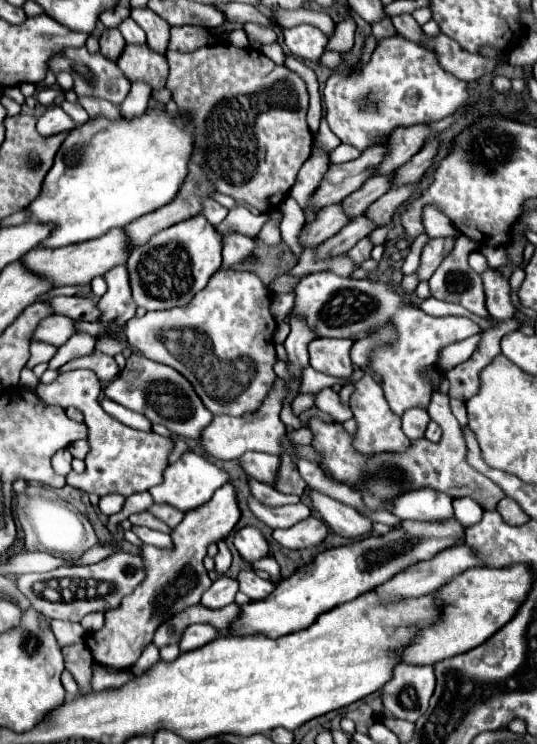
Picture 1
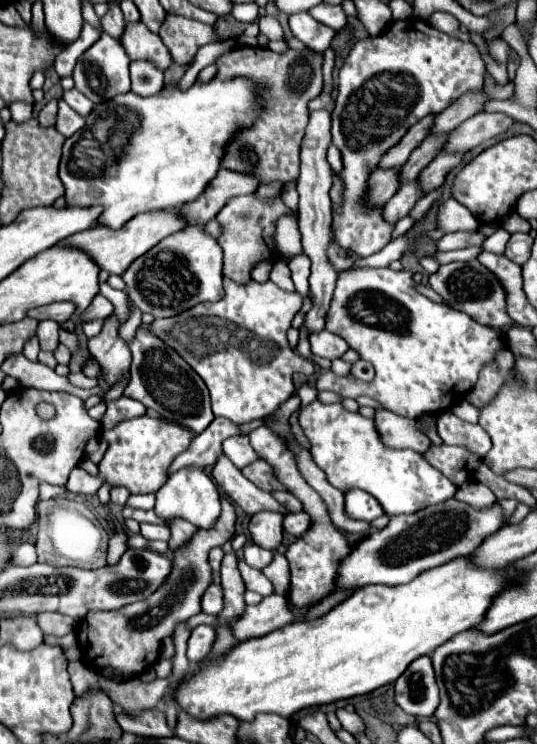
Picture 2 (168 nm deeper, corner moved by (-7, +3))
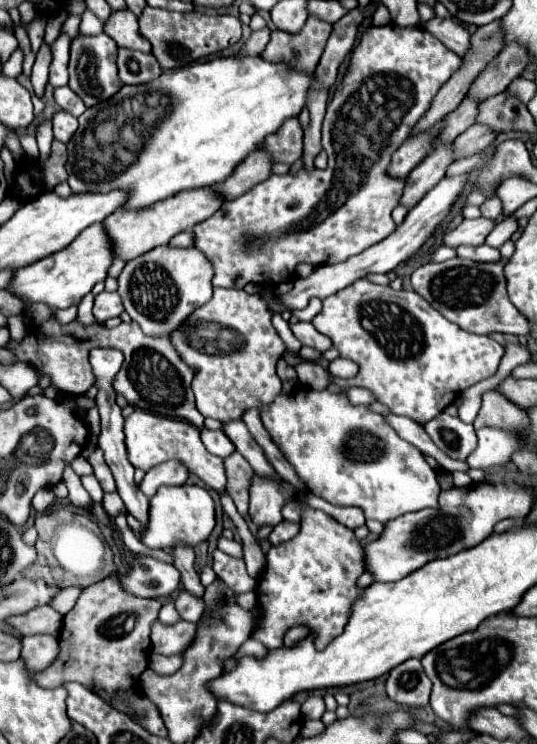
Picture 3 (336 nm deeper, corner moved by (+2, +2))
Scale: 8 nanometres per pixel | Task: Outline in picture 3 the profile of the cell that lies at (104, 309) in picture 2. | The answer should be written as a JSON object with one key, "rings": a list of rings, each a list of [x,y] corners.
{"rings":[[[101,292],[95,296],[95,306],[93,306],[93,316],[97,322],[105,322],[113,316],[119,316],[123,312],[123,304],[117,292]]]}

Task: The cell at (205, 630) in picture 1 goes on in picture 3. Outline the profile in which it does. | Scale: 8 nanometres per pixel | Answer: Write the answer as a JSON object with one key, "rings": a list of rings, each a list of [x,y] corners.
{"rings":[[[155,620],[155,624],[151,624],[151,650],[163,656],[179,654],[193,638],[195,638],[195,624],[191,622],[179,620],[167,626]]]}

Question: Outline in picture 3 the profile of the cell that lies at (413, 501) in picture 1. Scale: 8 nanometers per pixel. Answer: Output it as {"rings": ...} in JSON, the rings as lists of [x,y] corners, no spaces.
{"rings":[[[297,388],[291,394],[279,394],[271,404],[261,404],[261,422],[271,434],[277,448],[293,464],[301,482],[315,494],[335,506],[357,506],[367,520],[389,522],[407,512],[417,512],[437,504],[441,492],[437,472],[425,462],[425,456],[401,440],[381,414],[371,412],[367,406],[353,406],[345,392]]]}

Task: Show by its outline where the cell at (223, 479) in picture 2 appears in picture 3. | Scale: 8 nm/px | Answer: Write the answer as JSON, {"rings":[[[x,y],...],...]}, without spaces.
{"rings":[[[135,410],[125,420],[125,442],[127,442],[129,462],[135,468],[143,468],[147,472],[149,468],[153,468],[157,464],[163,464],[167,460],[179,460],[187,466],[187,470],[191,474],[199,476],[213,490],[217,490],[217,492],[225,490],[227,478],[225,478],[223,460],[205,450],[205,446],[199,438],[199,430],[185,420],[173,420],[173,418],[157,416],[157,414],[151,414],[147,410]]]}

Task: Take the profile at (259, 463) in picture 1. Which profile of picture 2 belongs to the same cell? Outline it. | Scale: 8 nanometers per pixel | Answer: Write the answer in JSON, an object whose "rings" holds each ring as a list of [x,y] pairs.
{"rings":[[[246,435],[242,437],[230,437],[224,441],[224,455],[238,467],[244,469],[248,465],[252,465],[254,461],[260,459],[260,455],[254,451],[254,447],[250,445],[250,439]]]}

